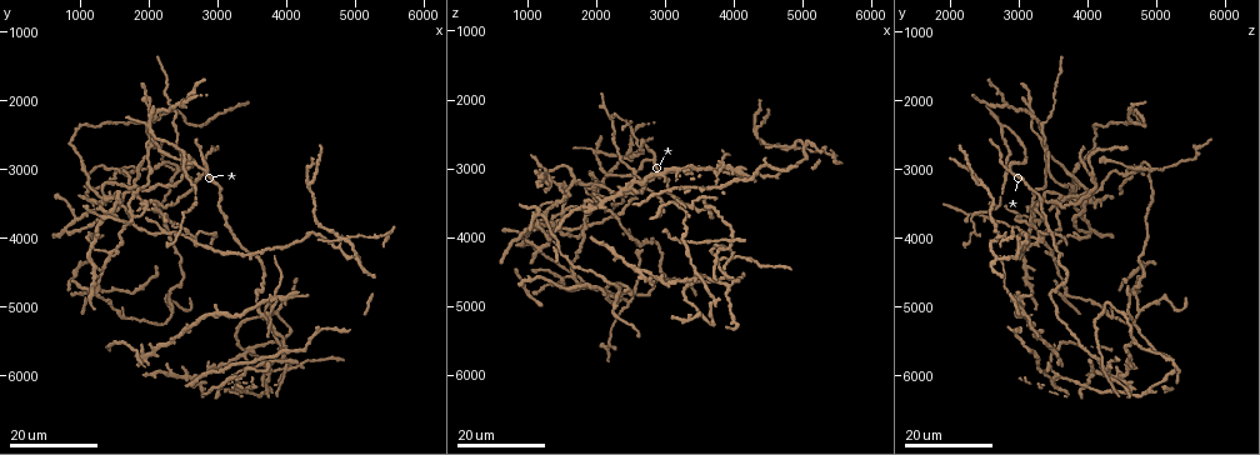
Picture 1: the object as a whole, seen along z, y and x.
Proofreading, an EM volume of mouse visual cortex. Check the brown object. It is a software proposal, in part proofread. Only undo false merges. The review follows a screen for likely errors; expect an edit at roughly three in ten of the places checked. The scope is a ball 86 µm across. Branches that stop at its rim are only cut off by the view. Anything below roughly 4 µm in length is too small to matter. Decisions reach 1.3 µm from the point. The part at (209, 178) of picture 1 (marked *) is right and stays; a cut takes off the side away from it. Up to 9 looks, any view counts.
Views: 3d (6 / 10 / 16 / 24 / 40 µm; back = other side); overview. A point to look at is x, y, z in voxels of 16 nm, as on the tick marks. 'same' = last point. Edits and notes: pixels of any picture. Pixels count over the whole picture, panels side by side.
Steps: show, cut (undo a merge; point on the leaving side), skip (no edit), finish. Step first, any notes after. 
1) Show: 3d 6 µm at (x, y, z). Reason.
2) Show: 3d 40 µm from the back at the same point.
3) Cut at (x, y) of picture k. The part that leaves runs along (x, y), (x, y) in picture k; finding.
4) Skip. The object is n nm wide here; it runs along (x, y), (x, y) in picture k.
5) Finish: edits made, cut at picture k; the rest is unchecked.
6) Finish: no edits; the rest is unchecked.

Show: 3d 24 µm at (2800, 3000, 2850). A fork.

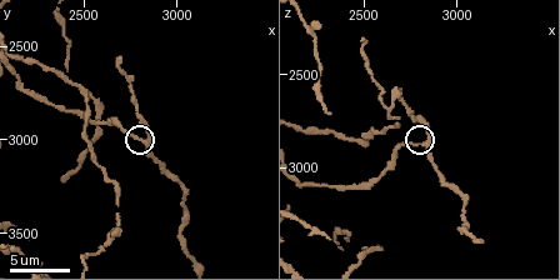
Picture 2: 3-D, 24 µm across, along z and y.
Show: 3d 6 µm at (2840, 3020, 2880).

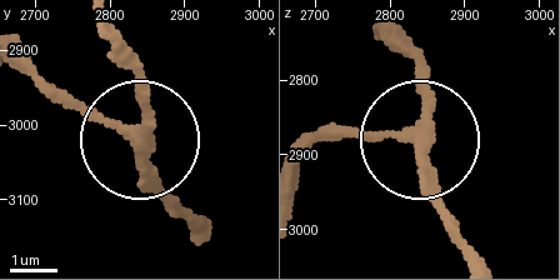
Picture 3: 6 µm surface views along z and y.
Skip. The side arm is 10 µm long; it runs along (175, 209), (139, 136), (139, 61) in picture 3; one neuron here.

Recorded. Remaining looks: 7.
Show: 3d 16 µm at (4750, 4000, 2650). Two arms in line, one across.

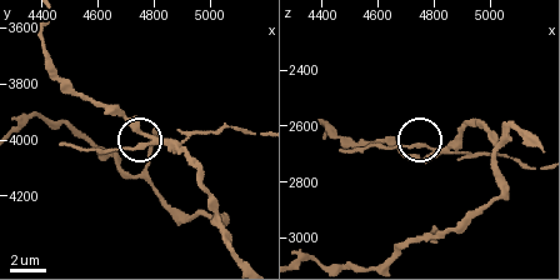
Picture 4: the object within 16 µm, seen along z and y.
Show: 3d 6 µm at (4790, 4000, 2690).

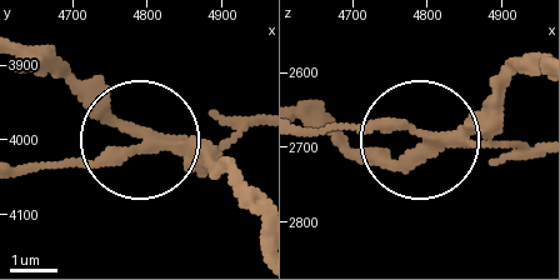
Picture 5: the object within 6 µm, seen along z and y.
Cut at (108, 165) of picture 5. The part that leaves runs along (449, 141), (529, 149) in picture 5; a second neuron is stuck on.

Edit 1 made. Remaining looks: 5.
Show: overview.

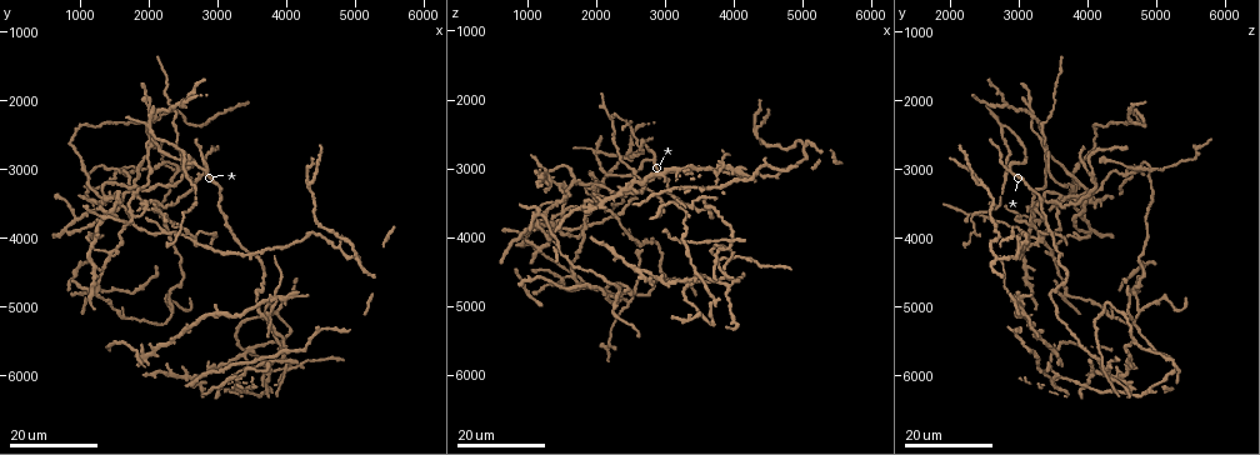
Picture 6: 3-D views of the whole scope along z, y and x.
Show: 3d 16 µm at (4300, 3250, 2500). Two arms in line, one across.

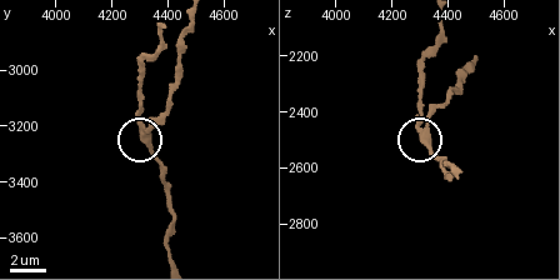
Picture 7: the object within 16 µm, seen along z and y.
Show: 3d 6 µm at (4320, 3210, 2470).

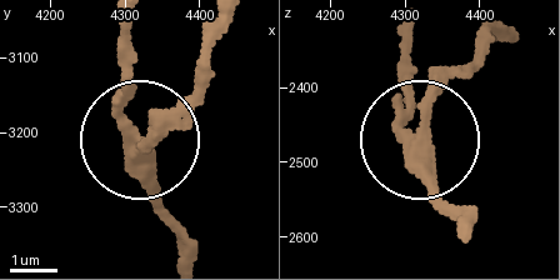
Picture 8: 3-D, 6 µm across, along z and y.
Skip. The side arm is 11 µm long; it runs along (181, 250), (121, 95), (121, 26) in picture 8; all the same neuron.

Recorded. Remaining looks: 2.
Show: 3d 16 µm at (2050, 2350, 2750). Looks like a crossing.

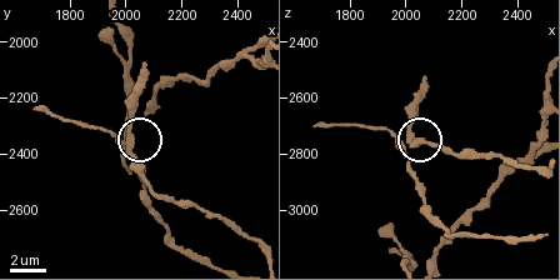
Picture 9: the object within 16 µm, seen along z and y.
Show: 3d 6 µm at (2020, 2370, 2750).

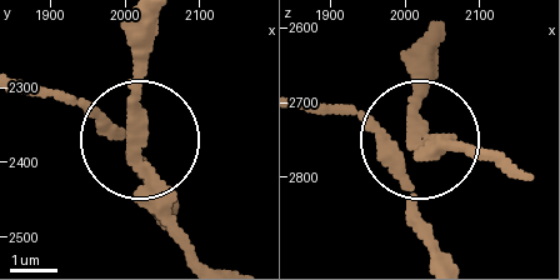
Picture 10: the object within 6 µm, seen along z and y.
Skip. It runs along (174, 208), (119, 136), (143, 125), (143, 45) in picture 10; one neuron here.

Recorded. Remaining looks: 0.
Finish: edits made, cut at picture 5; the rest is unchecked.

